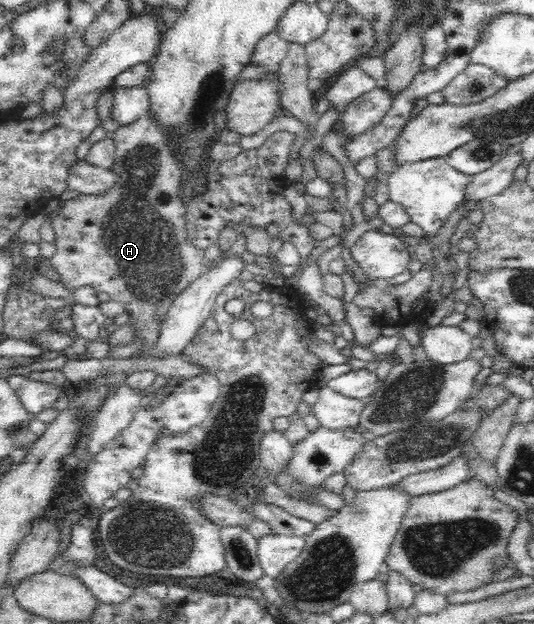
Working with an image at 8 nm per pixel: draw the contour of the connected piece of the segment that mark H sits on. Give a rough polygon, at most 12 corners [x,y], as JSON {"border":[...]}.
{"border":[[148,114],[112,139],[116,180],[60,203],[50,264],[106,292],[152,357],[208,268],[184,163]]}

